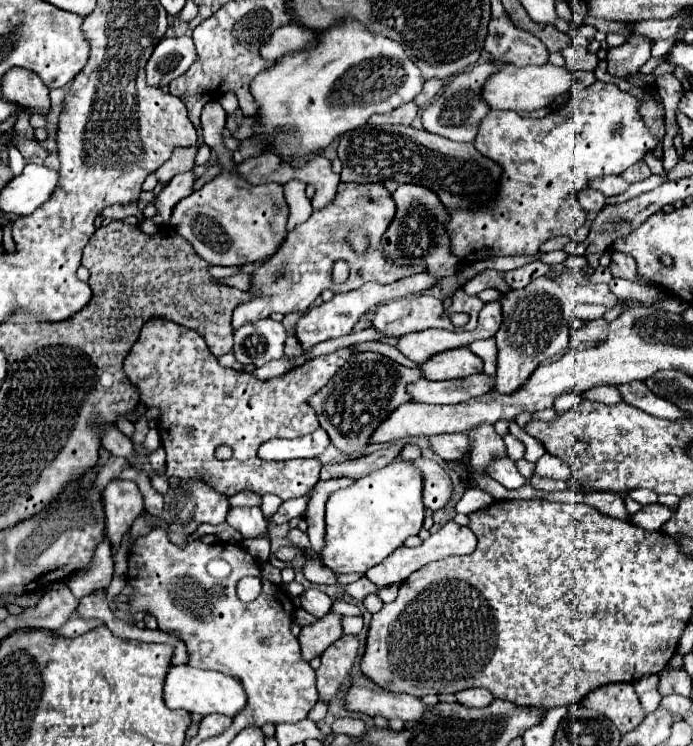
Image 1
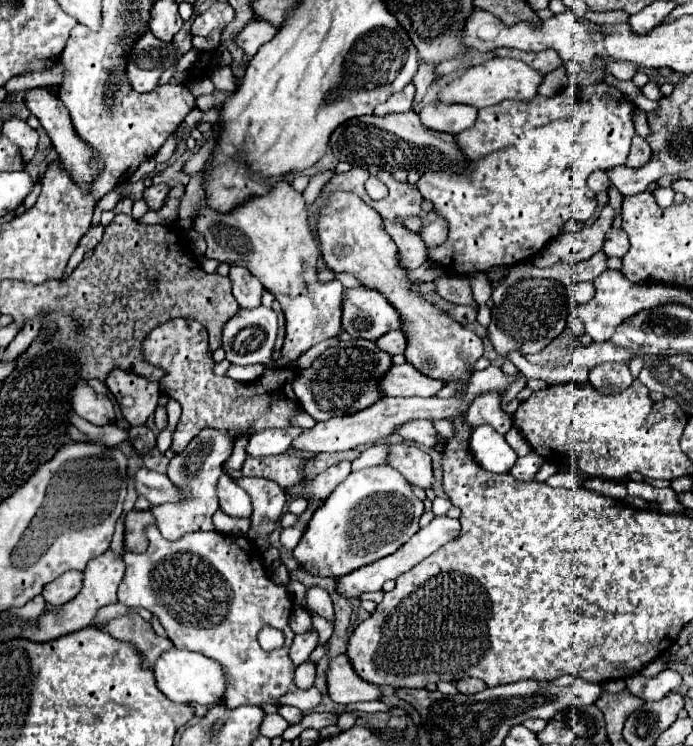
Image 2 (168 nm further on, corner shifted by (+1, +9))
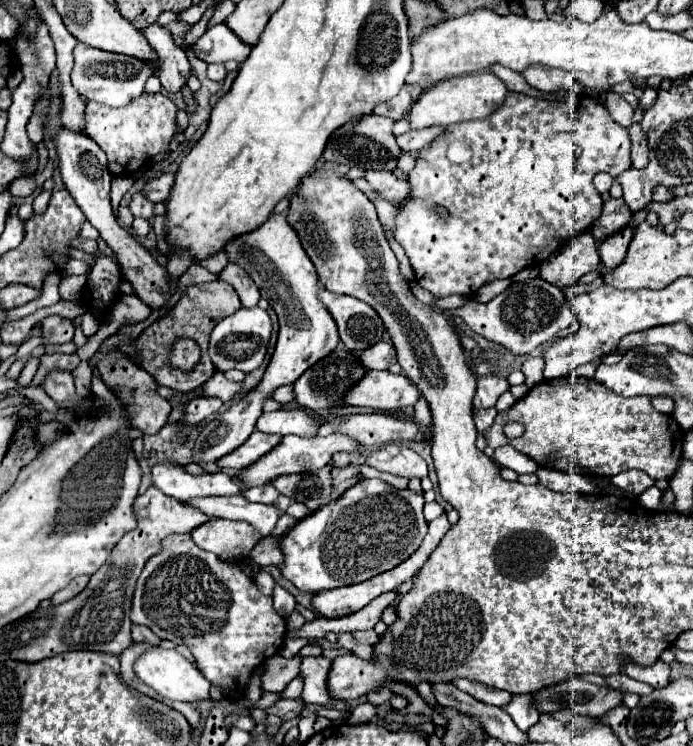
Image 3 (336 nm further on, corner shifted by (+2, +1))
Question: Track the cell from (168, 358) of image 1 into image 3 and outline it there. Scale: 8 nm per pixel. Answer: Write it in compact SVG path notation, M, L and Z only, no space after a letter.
M177 338L169 350L169 364L183 372L191 372L201 360L201 348L191 338Z

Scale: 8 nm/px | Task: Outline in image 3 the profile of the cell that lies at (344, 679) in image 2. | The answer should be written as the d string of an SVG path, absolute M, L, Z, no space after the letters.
M325 656L319 658L305 658L301 664L301 676L305 678L305 686L303 686L303 694L301 698L307 704L321 704L321 706L329 706L329 704L337 704L339 700L331 696L327 680L329 680L329 670L331 670L331 660Z

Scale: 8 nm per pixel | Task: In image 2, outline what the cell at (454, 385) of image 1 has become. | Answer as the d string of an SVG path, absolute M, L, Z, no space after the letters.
M412 364L392 366L386 376L382 376L384 396L434 396L444 382L420 374Z

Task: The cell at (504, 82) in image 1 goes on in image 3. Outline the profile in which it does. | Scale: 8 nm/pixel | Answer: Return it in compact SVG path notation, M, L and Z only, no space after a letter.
M475 72L475 74L467 74L467 76L457 76L457 78L441 80L441 84L423 92L419 96L417 104L413 104L407 118L411 120L411 128L449 126L455 122L487 118L505 102L505 98L509 94L511 94L511 90L505 86L505 82L499 80L491 72Z

